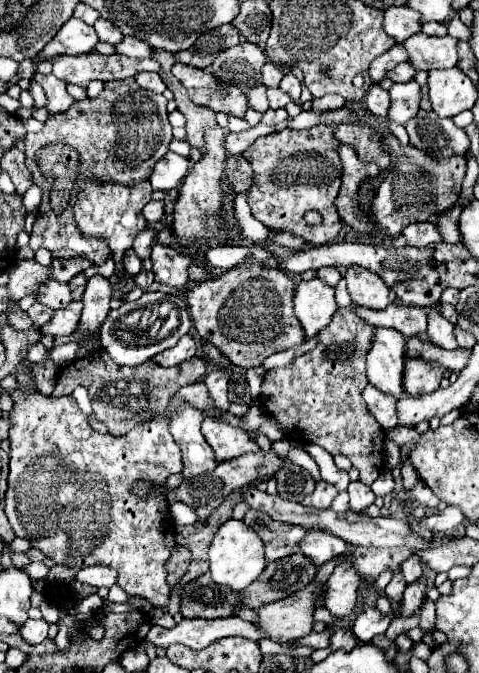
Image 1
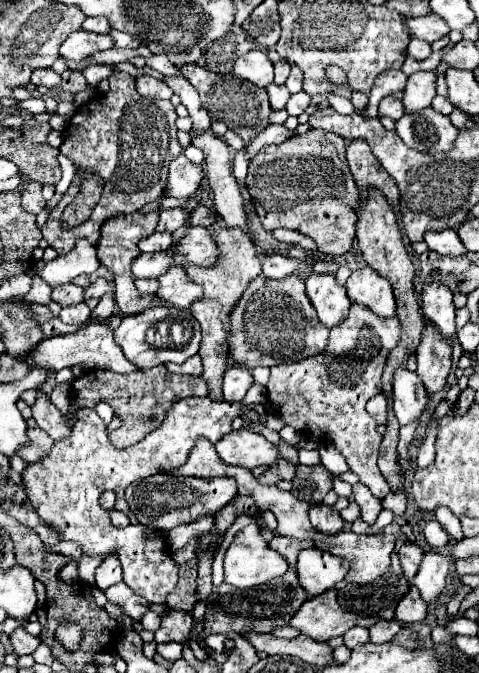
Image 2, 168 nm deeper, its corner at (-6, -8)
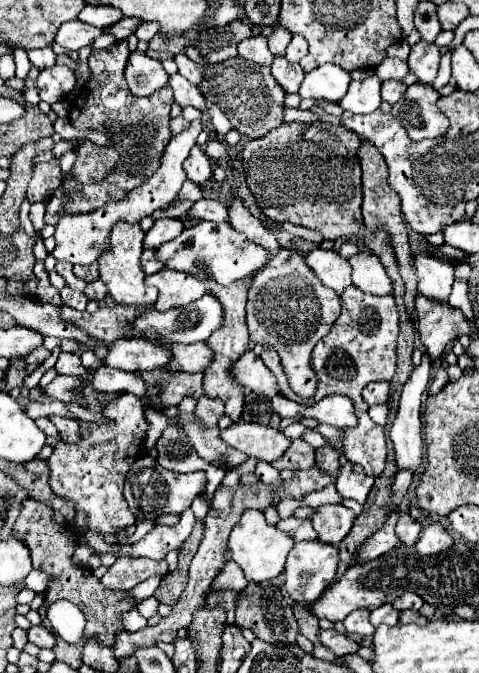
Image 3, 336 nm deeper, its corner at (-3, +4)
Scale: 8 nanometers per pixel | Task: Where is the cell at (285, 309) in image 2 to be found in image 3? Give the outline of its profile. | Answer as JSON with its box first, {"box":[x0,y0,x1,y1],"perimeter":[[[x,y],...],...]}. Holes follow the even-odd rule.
{"box":[249,248,341,396],"perimeter":[[[281,248],[279,254],[255,274],[255,280],[249,286],[249,342],[277,350],[277,354],[283,360],[285,374],[289,376],[291,388],[299,396],[311,396],[317,386],[317,376],[309,366],[311,350],[315,348],[317,340],[329,334],[339,312],[341,298],[317,280],[317,276],[305,264],[303,254]]]}

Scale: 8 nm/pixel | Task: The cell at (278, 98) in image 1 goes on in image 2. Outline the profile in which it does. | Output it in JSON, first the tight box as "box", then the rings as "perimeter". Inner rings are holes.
{"box":[286,92,312,116],"perimeter":[[[306,92],[292,94],[290,100],[288,100],[288,104],[286,104],[286,110],[288,110],[288,114],[292,114],[292,116],[300,116],[300,114],[310,106],[310,102],[312,102],[312,98],[310,98]]]}

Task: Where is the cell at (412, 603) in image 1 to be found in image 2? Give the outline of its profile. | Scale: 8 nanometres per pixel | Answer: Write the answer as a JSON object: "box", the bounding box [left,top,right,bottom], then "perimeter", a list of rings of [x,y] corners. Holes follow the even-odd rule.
{"box":[412,552,450,602],"perimeter":[[[436,552],[424,554],[420,568],[418,568],[418,574],[414,576],[412,584],[420,590],[420,596],[426,602],[436,600],[436,596],[442,592],[448,570],[450,570],[450,560],[446,556],[436,554]]]}

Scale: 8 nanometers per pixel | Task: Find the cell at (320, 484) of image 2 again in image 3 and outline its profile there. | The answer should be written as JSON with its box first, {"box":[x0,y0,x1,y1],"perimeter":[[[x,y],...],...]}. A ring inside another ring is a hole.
{"box":[315,446,339,472],"perimeter":[[[331,446],[319,448],[315,454],[315,462],[317,462],[317,468],[321,468],[321,472],[337,472],[339,470],[339,452]]]}

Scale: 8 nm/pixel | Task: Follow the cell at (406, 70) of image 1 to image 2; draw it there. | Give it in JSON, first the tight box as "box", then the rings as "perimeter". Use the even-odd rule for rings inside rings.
{"box":[364,70,408,116],"perimeter":[[[386,70],[386,72],[382,72],[382,74],[376,78],[376,82],[374,82],[372,90],[370,90],[370,102],[368,102],[366,110],[364,110],[364,114],[376,116],[376,110],[378,110],[380,100],[382,100],[384,96],[390,96],[390,94],[394,94],[394,92],[404,90],[404,88],[406,88],[406,78],[408,78],[408,76],[406,76],[402,70]]]}

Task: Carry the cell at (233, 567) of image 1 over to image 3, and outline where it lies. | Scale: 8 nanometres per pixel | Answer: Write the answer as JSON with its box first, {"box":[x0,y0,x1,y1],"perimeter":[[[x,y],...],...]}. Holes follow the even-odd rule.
{"box":[229,510,295,582],"perimeter":[[[247,510],[241,516],[241,520],[237,522],[237,526],[231,530],[229,554],[231,554],[231,560],[237,566],[241,566],[241,570],[245,572],[245,578],[249,582],[265,582],[265,580],[273,580],[281,574],[281,570],[285,566],[285,558],[287,558],[289,550],[293,548],[293,544],[295,542],[285,532],[267,524],[261,510]]]}

